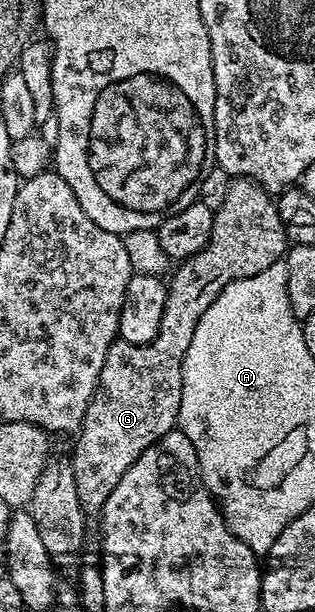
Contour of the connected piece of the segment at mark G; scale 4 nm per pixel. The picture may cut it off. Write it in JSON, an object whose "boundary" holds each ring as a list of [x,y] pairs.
{"boundary":[[[231,177],[228,183],[228,195],[224,195],[224,203],[220,203],[220,207],[214,210],[212,235],[208,239],[208,243],[196,255],[192,255],[188,260],[181,262],[175,268],[178,270],[175,271],[174,278],[169,278],[164,319],[160,321],[160,331],[156,340],[147,345],[137,345],[136,343],[128,343],[119,339],[112,343],[112,347],[108,347],[108,355],[104,359],[104,367],[100,371],[98,387],[94,390],[94,398],[90,400],[90,406],[84,415],[84,423],[77,434],[76,440],[78,442],[74,445],[74,457],[72,456],[74,474],[76,475],[76,495],[80,495],[80,507],[87,515],[101,514],[108,495],[112,495],[112,487],[116,487],[116,483],[120,483],[120,479],[124,479],[124,471],[128,471],[128,467],[132,467],[132,463],[136,463],[136,459],[140,459],[140,455],[144,455],[144,451],[148,451],[148,447],[152,447],[152,443],[156,443],[164,435],[168,435],[168,431],[172,431],[178,425],[178,412],[180,411],[180,399],[182,398],[182,368],[184,367],[184,359],[186,358],[188,347],[192,343],[192,335],[196,335],[196,323],[200,323],[204,311],[208,311],[208,307],[212,307],[212,303],[218,298],[220,291],[224,291],[224,287],[228,287],[228,283],[238,281],[241,277],[260,275],[260,271],[268,271],[268,267],[272,267],[285,258],[288,240],[285,225],[280,219],[280,211],[277,210],[277,205],[277,200],[263,185],[258,185],[247,177]]]}

